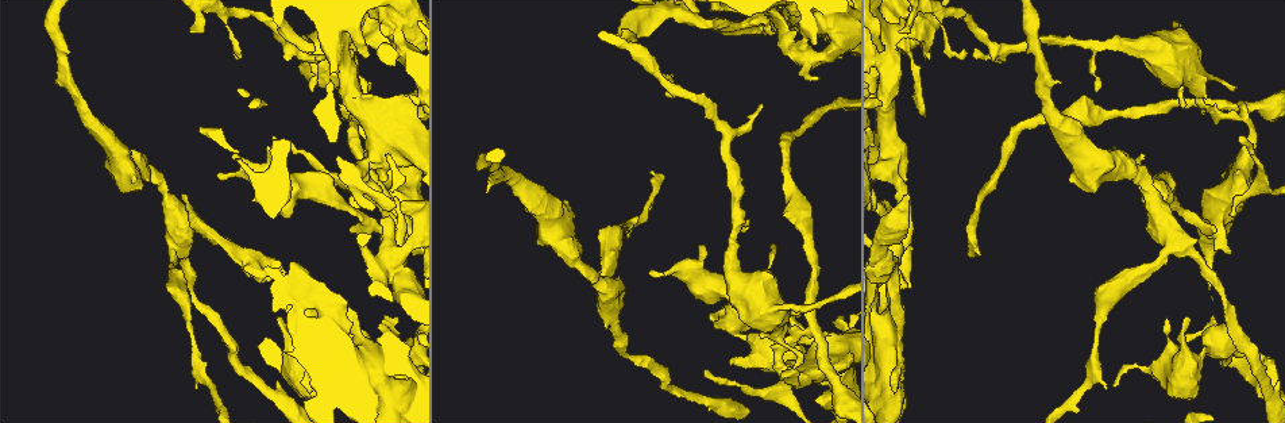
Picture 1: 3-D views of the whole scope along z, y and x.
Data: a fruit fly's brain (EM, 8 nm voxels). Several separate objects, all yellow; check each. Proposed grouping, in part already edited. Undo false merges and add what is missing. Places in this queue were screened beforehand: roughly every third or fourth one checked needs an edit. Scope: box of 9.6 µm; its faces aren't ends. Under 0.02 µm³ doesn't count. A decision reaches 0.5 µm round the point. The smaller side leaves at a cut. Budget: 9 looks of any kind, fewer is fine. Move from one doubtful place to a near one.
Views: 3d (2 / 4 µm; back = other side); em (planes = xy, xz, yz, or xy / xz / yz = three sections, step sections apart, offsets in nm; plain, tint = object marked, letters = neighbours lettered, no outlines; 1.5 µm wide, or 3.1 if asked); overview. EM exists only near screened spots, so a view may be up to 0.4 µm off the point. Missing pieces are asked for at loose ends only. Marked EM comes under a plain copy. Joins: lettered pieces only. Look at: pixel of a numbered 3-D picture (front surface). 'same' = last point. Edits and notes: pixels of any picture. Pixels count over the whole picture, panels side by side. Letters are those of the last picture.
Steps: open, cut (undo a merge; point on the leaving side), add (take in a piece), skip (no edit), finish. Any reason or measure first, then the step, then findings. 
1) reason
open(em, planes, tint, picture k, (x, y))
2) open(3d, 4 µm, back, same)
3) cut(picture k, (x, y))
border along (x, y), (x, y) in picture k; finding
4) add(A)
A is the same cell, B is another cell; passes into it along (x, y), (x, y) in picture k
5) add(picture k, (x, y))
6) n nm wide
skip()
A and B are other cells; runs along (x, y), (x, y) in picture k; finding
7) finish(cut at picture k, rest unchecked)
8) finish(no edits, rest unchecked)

an open end
open(em, planes, letters, picture 1, (1114, 148))

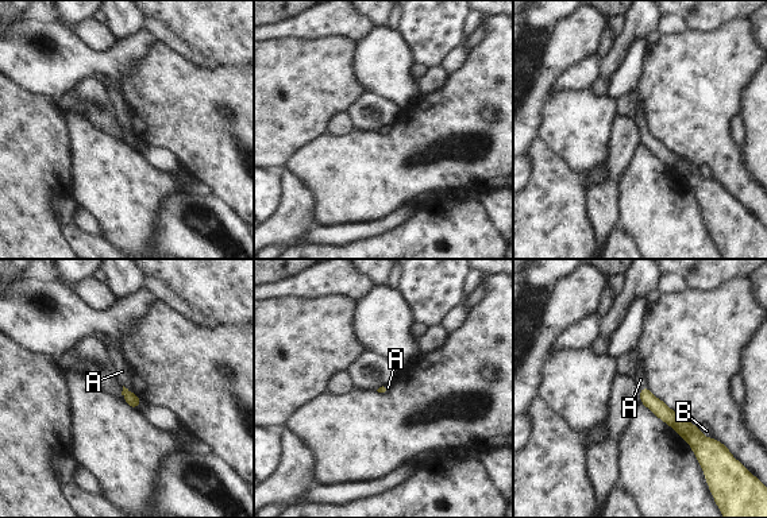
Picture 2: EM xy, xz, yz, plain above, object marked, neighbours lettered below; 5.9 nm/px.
add(A)
A is the same cell, B is another cell; passes into it along (655, 405), (643, 386), (640, 379) in picture 2; it goes on there

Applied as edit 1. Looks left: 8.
sharp bend
open(3d, 4 µm, picture 1, (1223, 359))

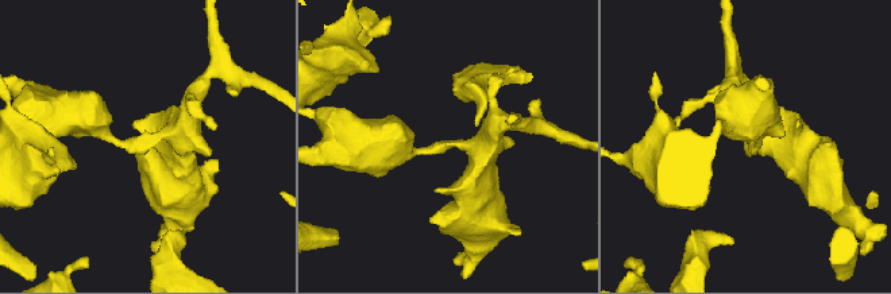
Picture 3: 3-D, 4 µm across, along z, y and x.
4 arms
open(em, planes, letters, picture 3, (455, 144))

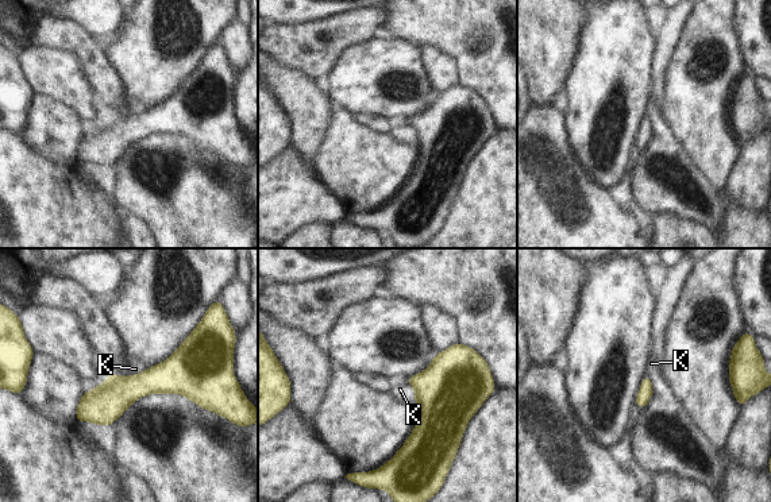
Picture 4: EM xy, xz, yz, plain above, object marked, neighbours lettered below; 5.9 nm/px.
90 nm wide
skip()
K is another cell; runs along (209, 382), (145, 382), (78, 416) in picture 4; all the same neuron

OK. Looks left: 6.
four-way junction
open(em, xz, step 8, tint, picture 1, (1196, 101))

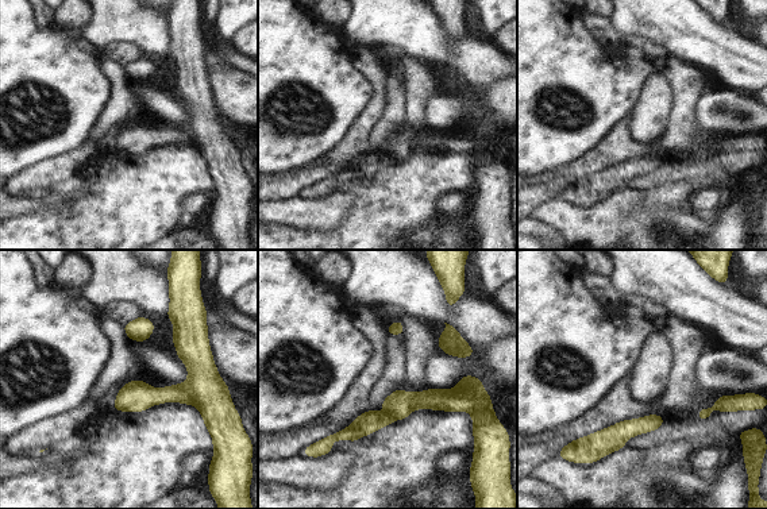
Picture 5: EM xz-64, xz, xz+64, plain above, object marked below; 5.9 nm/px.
cut it another way
open(em, planes, tint, same)

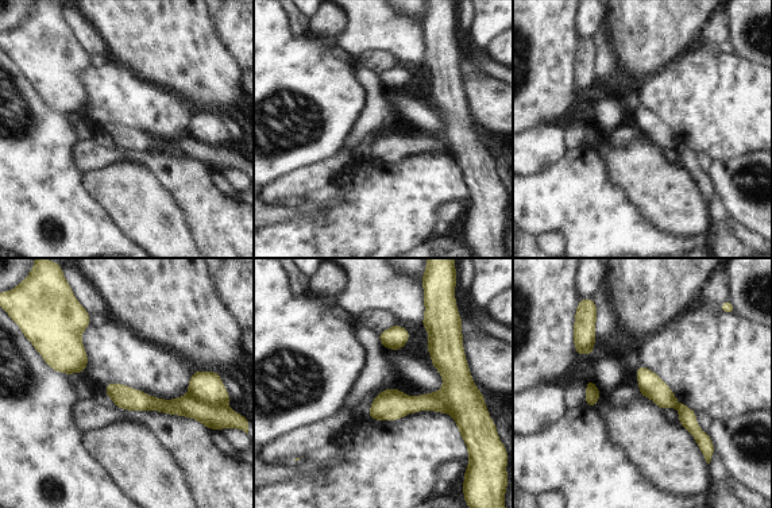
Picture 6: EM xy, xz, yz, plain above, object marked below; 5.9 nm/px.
open(em, planes, letters, same)

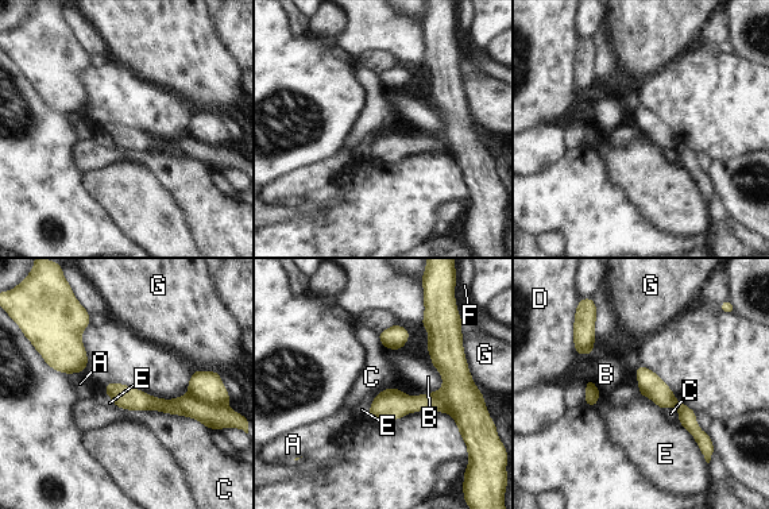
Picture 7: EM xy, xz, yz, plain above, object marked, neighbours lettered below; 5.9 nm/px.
cut(picture 7, (213, 416))
A, B, C, D, E, F and G are other cells; border along (188, 396), (213, 405) in picture 7; two neurons meet here

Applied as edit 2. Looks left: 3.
finish(add at picture 2, cut at picture 7, rest unchecked)

